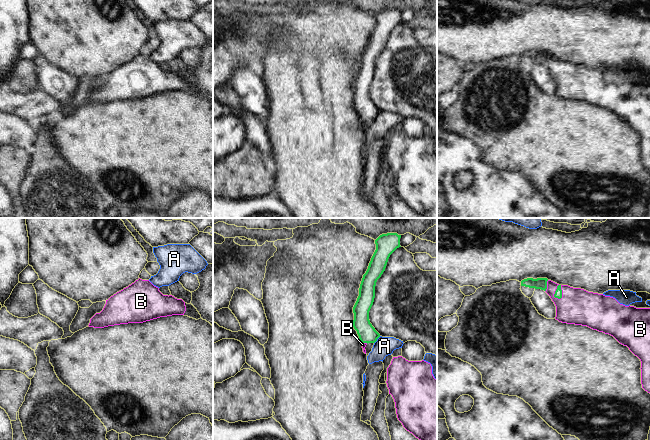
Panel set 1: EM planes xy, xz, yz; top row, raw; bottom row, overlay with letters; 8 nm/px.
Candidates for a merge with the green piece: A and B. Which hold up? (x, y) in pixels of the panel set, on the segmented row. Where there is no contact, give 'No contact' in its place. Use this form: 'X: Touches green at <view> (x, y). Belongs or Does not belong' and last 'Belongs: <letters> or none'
A: Touches green at xz (376, 340). Does not belong
B: Touches green at yz (555, 293). Belongs
Belongs: B.

